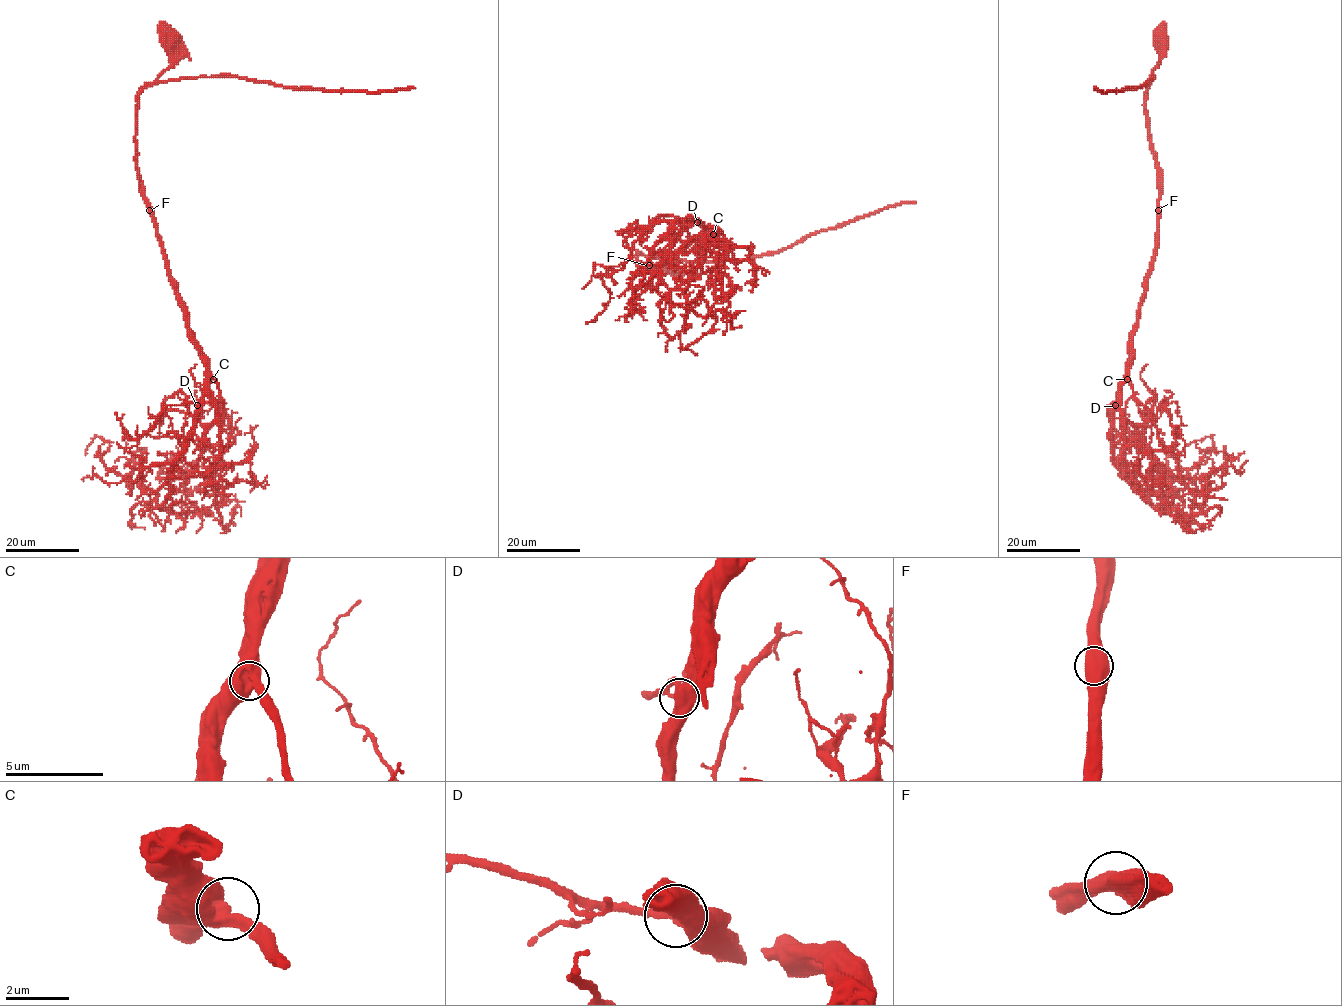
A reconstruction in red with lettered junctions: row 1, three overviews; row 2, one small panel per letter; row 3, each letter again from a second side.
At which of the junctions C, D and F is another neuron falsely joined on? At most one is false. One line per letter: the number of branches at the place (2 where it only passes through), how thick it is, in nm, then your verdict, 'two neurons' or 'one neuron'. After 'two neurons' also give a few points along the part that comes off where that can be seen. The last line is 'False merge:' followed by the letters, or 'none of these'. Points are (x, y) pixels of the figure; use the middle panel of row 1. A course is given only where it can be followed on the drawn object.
C: 2 | 550 nm | one neuron
D: 2 | 500 nm | one neuron
F: 2 | 600 nm | one neuron
False merge: none of these

